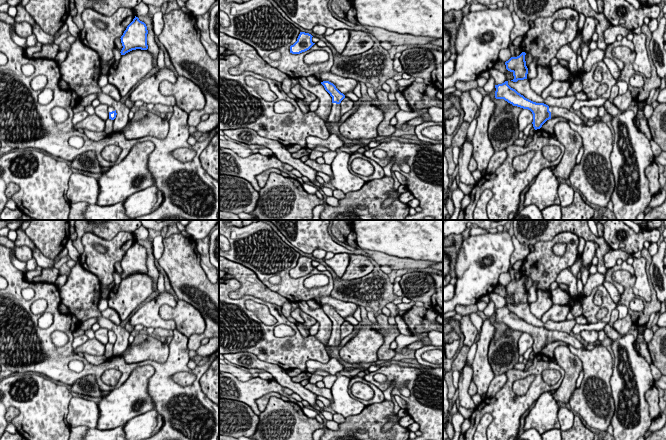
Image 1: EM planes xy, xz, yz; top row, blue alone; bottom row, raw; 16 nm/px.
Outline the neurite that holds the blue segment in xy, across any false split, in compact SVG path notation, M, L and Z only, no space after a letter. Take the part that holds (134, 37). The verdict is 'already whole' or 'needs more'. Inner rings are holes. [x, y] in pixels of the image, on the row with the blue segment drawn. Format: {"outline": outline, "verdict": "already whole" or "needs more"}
{"outline": "M135 16L120 38L123 46L120 52L121 55L125 55L136 49L147 50L147 34L148 30L146 24Z", "verdict": "already whole"}

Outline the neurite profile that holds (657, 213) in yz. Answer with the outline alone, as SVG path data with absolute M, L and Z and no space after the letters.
M666 201L662 205L654 208L650 208L648 205L646 209L648 212L644 212L643 220L666 220Z

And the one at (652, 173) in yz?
M653 161L645 170L645 175L649 181L649 190L652 195L656 194L661 189L659 174L659 168L655 161Z

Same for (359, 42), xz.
M350 30L350 39L342 52L345 57L362 54L370 50L374 45L374 41L367 32L360 30Z

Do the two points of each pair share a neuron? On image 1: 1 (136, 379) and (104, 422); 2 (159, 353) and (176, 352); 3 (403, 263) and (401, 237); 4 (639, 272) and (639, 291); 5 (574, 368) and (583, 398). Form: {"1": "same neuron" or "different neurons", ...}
{"1": "same neuron", "2": "different neurons", "3": "different neurons", "4": "same neuron", "5": "different neurons"}

